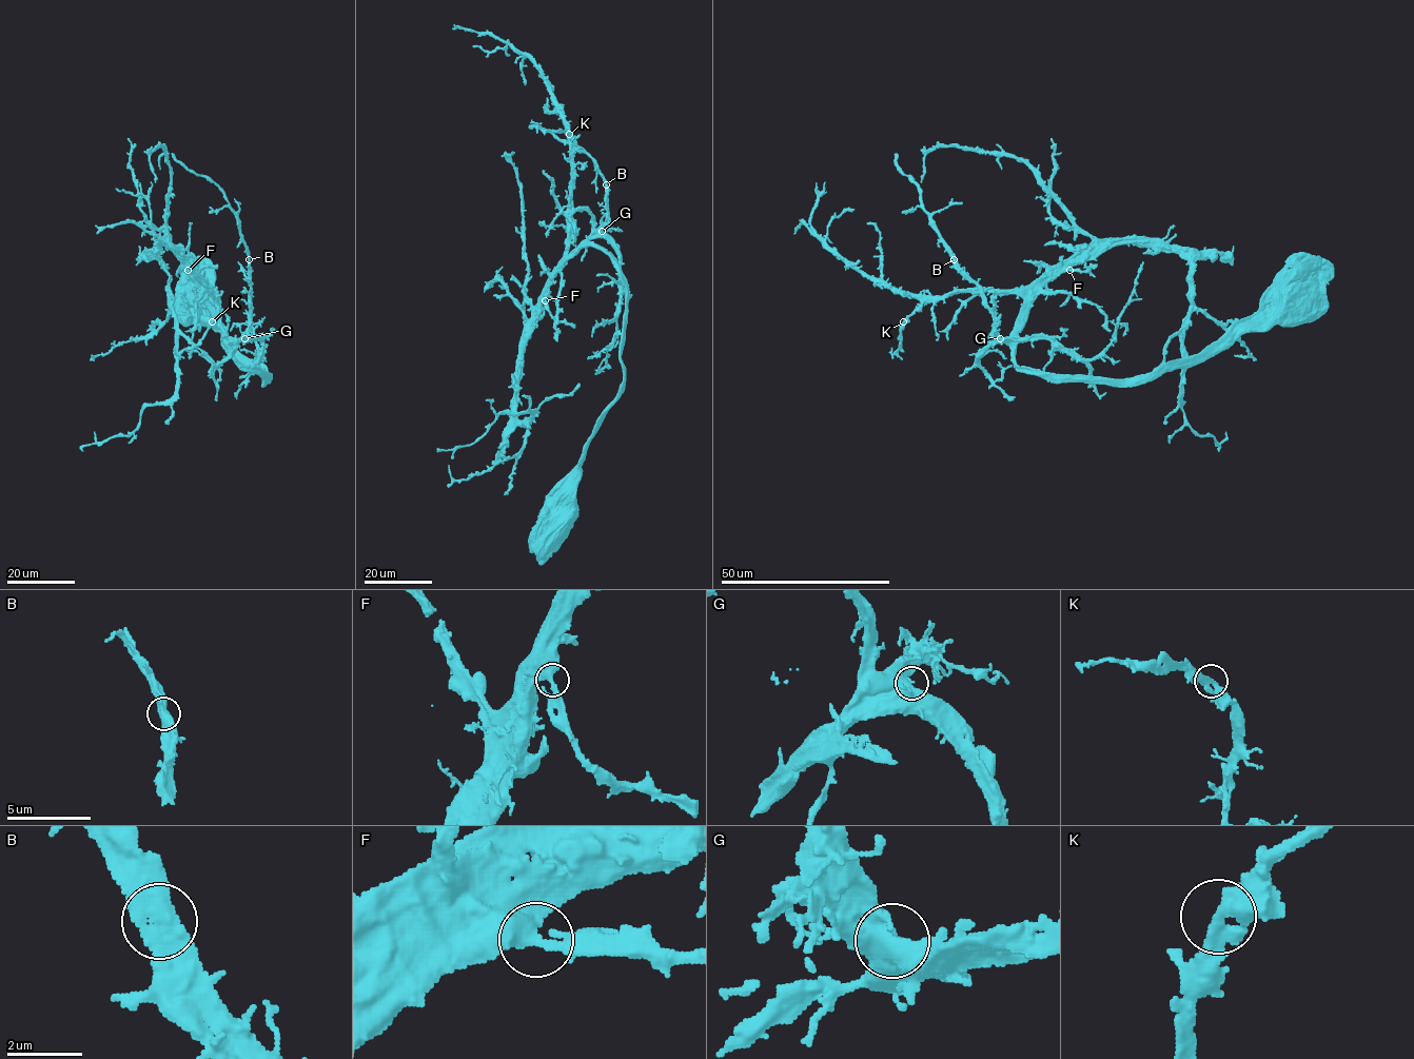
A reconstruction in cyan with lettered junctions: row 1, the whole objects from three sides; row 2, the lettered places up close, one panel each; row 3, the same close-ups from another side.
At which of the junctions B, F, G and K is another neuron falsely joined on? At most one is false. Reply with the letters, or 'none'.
none

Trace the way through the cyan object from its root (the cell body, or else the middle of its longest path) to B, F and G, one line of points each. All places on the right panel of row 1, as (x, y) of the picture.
B: (1290, 297), (1268, 316), (1154, 376), (1054, 379), (1017, 365), (1010, 346), (994, 326), (982, 290), (954, 259)
F: (1290, 297), (1268, 316), (1154, 376), (1054, 379), (1017, 365), (1015, 331), (1030, 299), (1069, 270)
G: (1290, 297), (1268, 316), (1150, 377), (1054, 379), (1030, 374), (1017, 365), (1010, 345), (1000, 338)

